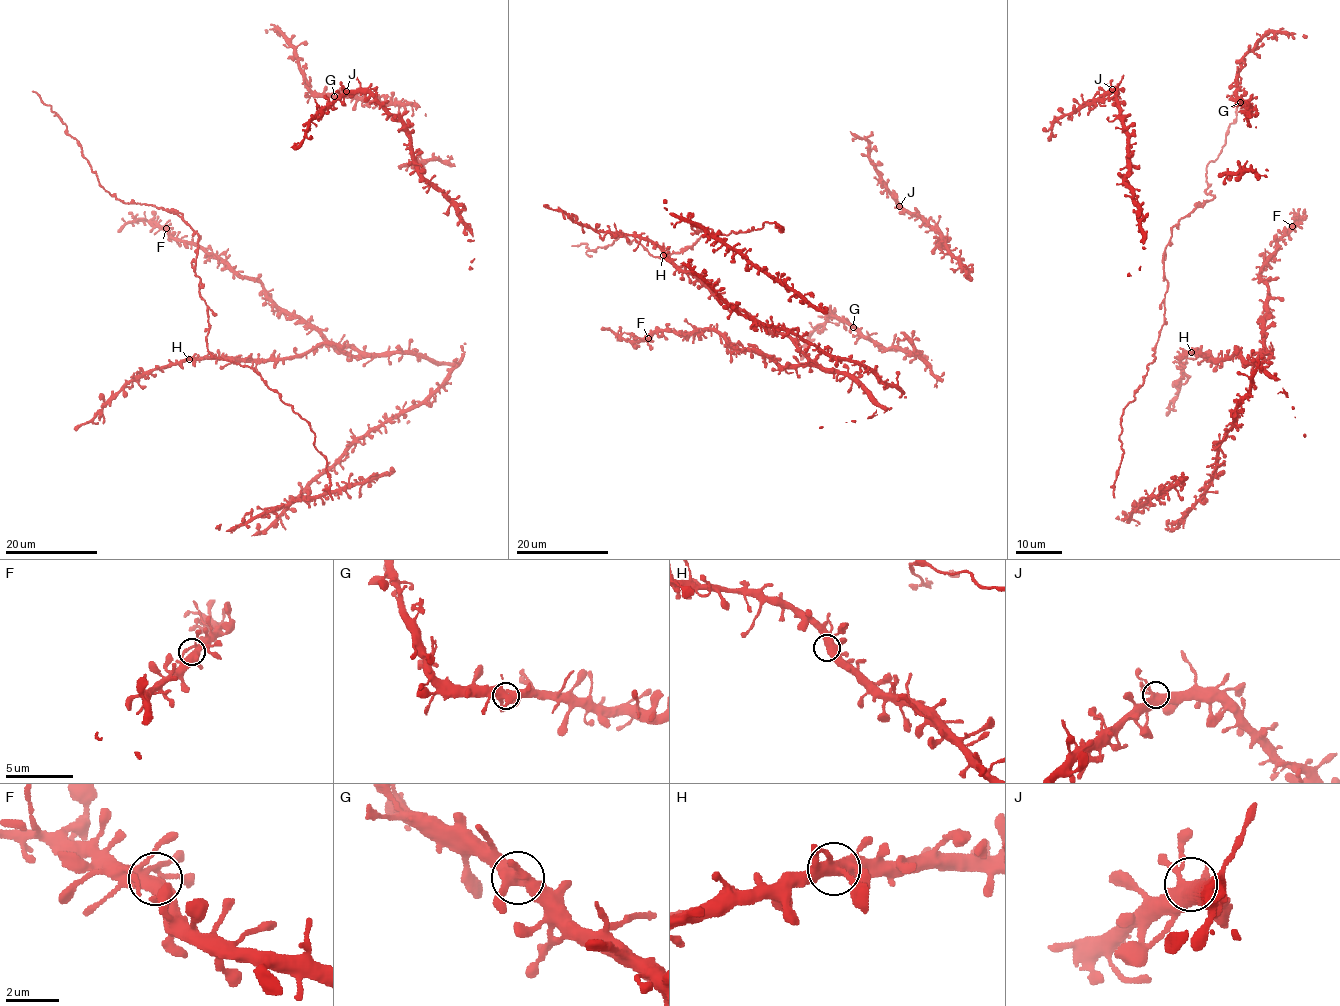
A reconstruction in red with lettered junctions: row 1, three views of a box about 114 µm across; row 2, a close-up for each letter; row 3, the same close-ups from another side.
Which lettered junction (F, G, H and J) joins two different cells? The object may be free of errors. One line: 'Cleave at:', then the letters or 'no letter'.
Cleave at: no letter

